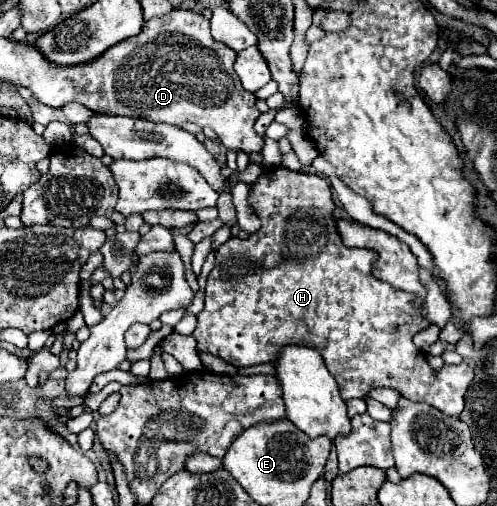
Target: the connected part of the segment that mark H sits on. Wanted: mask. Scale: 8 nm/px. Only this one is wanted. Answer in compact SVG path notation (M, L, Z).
M275 168L263 172L249 190L249 204L261 220L261 230L245 240L229 238L217 250L217 262L207 278L205 308L199 312L195 328L195 340L199 352L209 352L225 362L243 368L265 362L275 362L281 348L287 344L299 344L315 348L333 378L339 384L341 398L367 398L371 388L387 386L413 402L427 402L447 416L459 416L463 412L463 398L473 380L473 368L463 362L459 366L443 366L437 374L427 360L419 360L419 350L413 344L413 336L427 328L427 312L421 306L411 304L413 296L401 292L387 282L371 276L371 252L365 248L349 250L341 244L335 222L327 216L323 222L313 218L311 210L293 210L293 202L313 202L315 182L323 178L315 174L301 174L287 168Z

